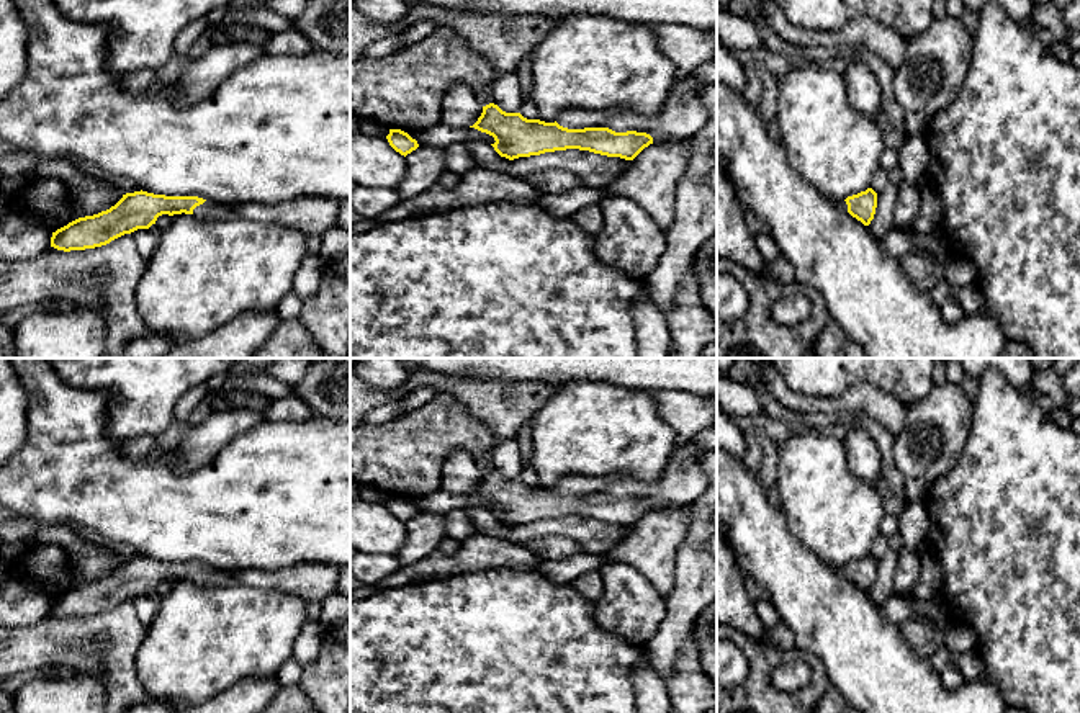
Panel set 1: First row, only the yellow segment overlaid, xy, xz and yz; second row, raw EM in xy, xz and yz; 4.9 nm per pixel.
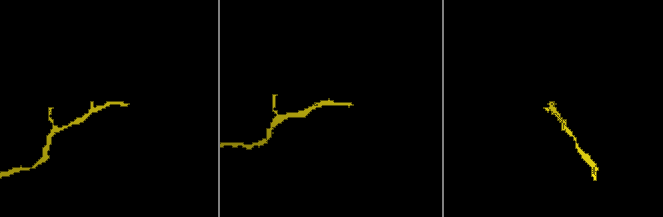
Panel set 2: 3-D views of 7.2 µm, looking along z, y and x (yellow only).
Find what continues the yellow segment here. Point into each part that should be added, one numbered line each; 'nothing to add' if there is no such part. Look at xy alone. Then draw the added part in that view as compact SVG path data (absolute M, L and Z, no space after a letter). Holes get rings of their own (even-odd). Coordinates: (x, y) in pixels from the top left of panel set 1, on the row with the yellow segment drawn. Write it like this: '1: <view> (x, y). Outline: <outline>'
1: xy (311, 215). Outline: M306 196L280 204L205 201L193 209L200 219L255 219L262 222L281 222L303 234L322 234L335 226L339 201Z

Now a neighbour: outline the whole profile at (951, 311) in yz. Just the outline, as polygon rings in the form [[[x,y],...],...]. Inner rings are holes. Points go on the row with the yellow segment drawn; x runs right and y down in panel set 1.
[[[949,296],[939,309],[944,322],[957,322],[965,316],[956,296]]]

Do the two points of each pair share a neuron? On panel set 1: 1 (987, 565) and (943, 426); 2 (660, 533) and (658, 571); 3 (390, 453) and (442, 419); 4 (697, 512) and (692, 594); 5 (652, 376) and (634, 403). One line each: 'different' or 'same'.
1: different
2: same
3: same
4: same
5: different

